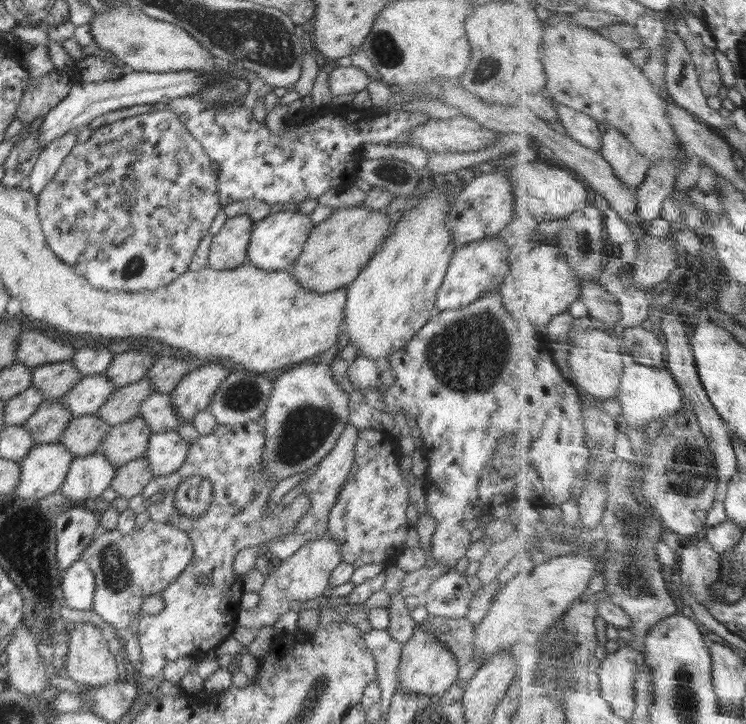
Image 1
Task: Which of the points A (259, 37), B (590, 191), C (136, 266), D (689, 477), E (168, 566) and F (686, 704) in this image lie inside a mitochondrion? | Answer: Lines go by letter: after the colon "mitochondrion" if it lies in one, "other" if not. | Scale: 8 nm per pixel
A: mitochondrion
B: other
C: mitochondrion
D: mitochondrion
E: other
F: mitochondrion

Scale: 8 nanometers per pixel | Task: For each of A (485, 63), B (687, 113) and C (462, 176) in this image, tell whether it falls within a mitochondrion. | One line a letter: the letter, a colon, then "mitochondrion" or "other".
A: mitochondrion
B: other
C: other

